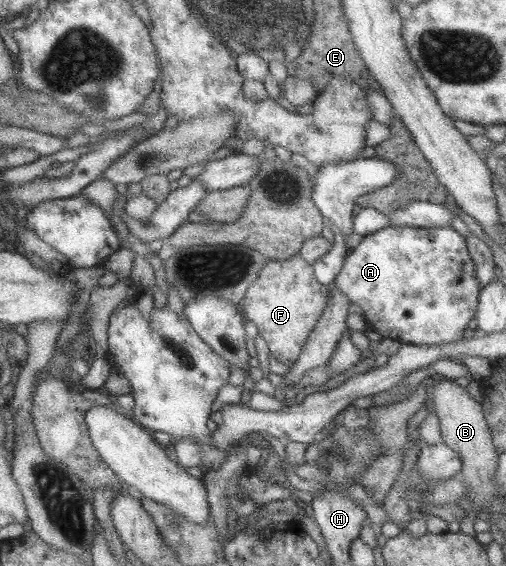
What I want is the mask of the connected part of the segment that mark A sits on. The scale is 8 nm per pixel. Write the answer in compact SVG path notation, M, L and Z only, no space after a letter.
M386 226L363 236L330 283L360 307L370 330L403 344L456 344L477 310L480 293L465 237L451 226Z

